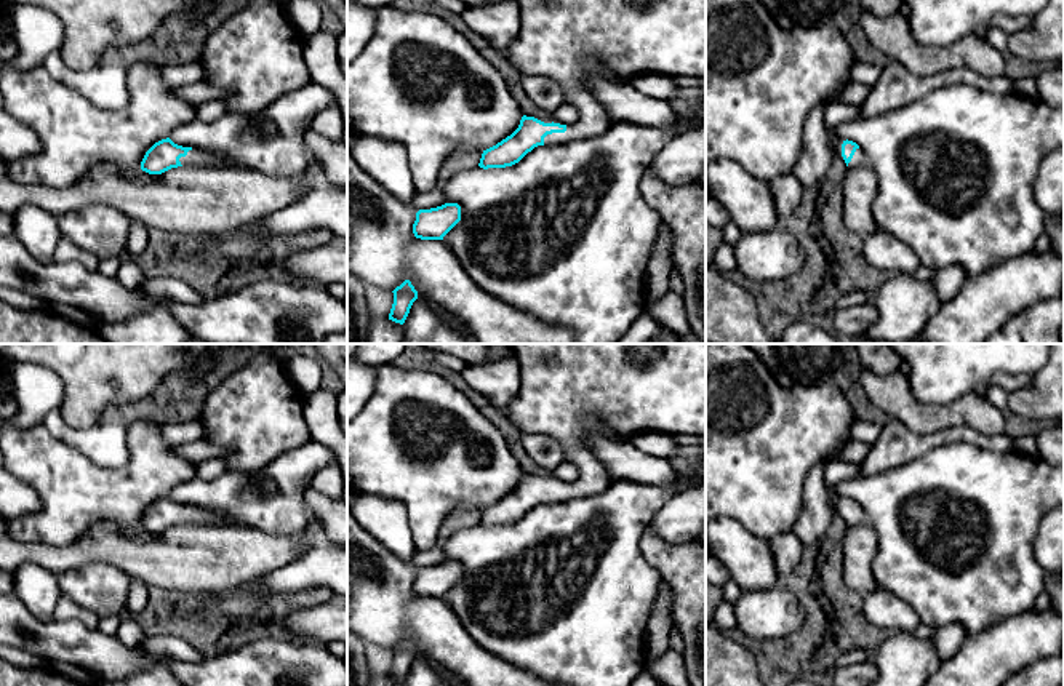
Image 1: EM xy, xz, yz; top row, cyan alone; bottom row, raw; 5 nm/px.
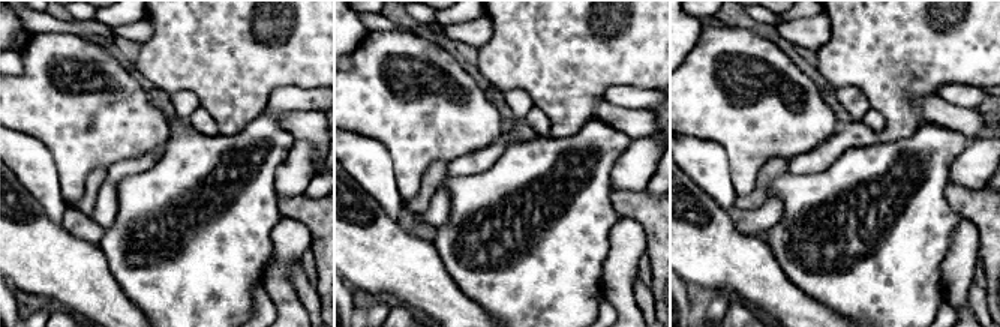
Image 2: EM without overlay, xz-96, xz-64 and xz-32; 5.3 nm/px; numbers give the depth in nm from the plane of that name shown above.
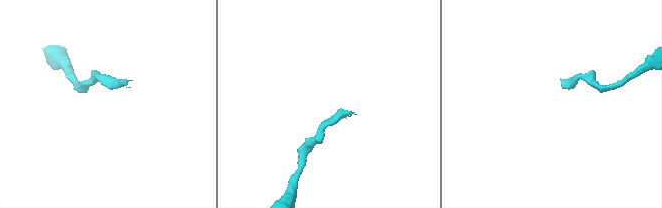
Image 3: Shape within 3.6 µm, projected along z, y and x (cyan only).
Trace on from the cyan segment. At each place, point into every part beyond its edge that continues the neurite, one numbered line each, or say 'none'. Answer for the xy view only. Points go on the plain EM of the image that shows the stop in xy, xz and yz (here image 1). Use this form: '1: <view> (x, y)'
1: xy (196, 515)

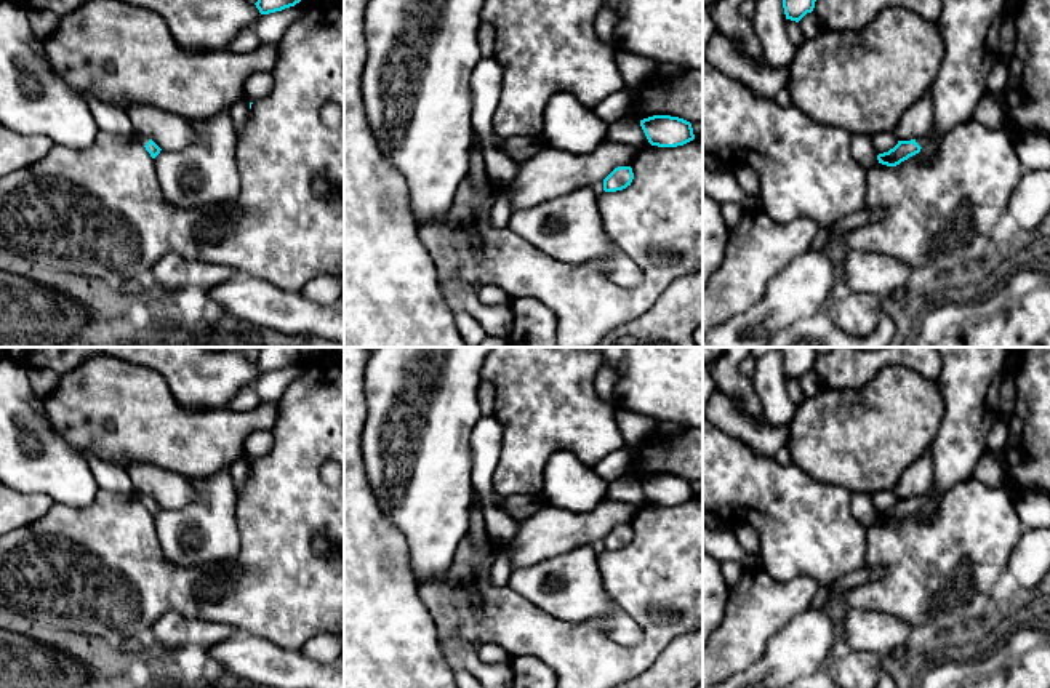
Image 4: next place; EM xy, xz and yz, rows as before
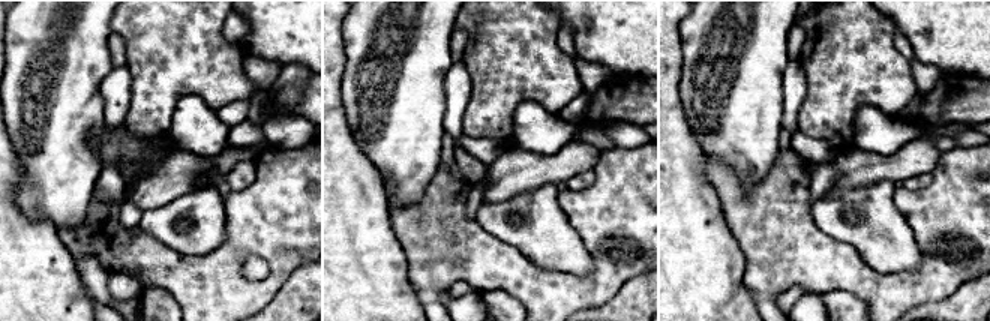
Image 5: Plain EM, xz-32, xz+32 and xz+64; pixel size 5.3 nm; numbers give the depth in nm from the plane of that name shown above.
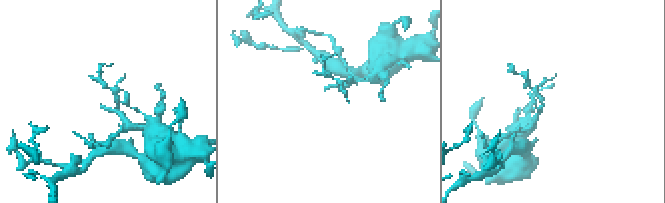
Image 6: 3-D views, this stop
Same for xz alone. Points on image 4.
none

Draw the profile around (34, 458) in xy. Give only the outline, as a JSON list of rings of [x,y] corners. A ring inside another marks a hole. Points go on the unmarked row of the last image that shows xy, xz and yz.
[[[0,357],[0,483],[88,507],[99,488],[86,458],[51,426],[24,366]]]

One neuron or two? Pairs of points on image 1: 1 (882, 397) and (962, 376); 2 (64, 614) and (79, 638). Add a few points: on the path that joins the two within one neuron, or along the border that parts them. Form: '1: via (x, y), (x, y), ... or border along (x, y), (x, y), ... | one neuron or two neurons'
1: border along (908, 376), (911, 392), (919, 400), (946, 403) | two neurons
2: border along (53, 618), (77, 621), (96, 629) | two neurons

